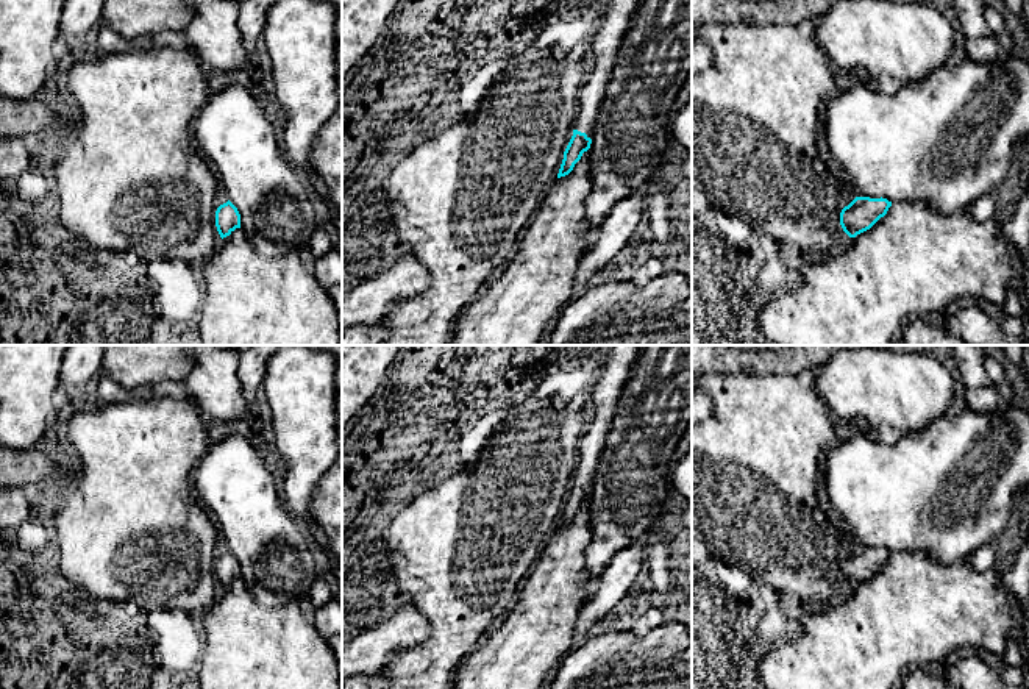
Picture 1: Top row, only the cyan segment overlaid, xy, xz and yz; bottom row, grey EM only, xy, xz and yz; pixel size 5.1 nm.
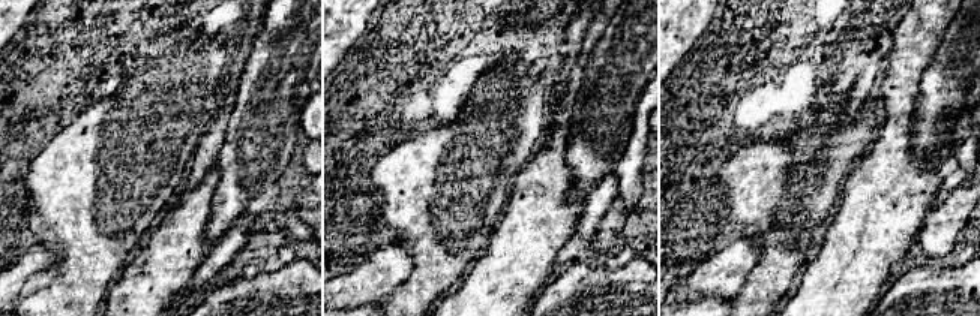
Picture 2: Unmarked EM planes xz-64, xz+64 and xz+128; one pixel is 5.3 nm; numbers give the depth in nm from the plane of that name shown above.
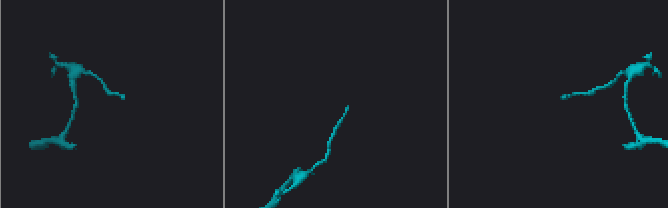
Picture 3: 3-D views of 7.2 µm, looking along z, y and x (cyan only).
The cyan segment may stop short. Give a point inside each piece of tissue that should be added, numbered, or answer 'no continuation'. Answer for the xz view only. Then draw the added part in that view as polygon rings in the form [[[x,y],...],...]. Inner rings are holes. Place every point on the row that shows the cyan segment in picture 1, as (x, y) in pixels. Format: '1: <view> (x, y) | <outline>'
1: xz (619, 14) | [[[609,0],[604,8],[604,23],[593,39],[595,66],[579,91],[579,111],[573,127],[590,139],[611,73],[617,64],[618,48],[639,5],[640,0]]]

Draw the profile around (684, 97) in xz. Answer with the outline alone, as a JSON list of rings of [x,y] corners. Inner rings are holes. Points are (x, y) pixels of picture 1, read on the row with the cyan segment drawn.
[[[692,70],[673,103],[671,117],[675,117],[689,103],[692,103]]]

